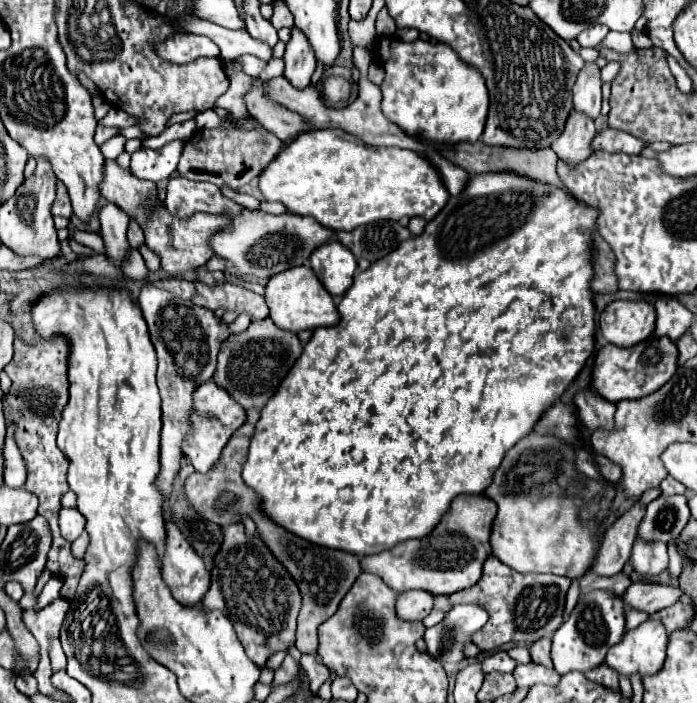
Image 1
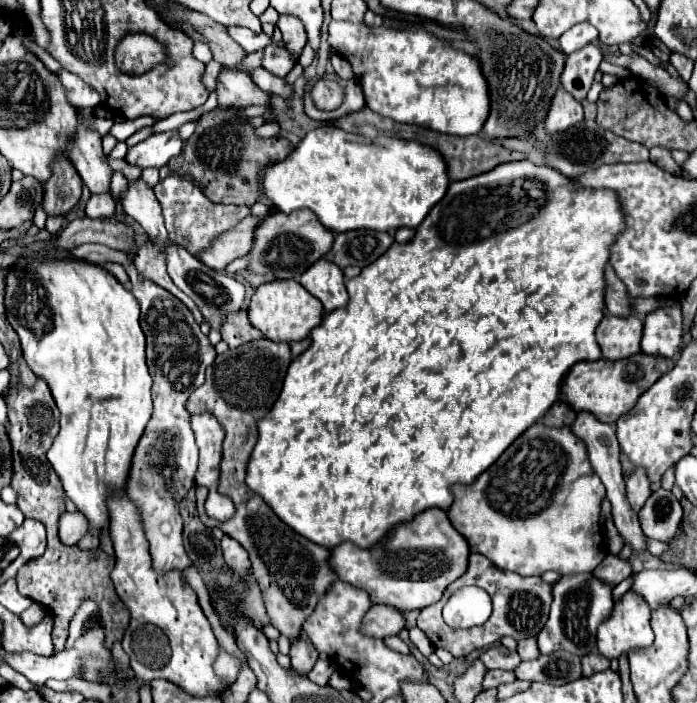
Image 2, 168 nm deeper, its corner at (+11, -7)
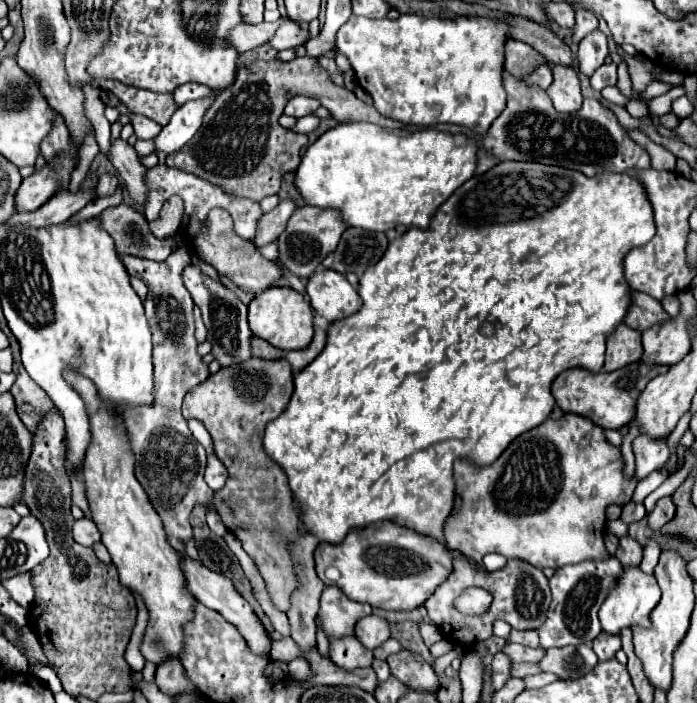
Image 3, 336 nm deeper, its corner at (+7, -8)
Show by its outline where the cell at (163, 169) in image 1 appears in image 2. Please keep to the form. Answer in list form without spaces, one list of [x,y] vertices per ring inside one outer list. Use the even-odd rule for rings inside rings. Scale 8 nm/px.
[[[178,129],[166,131],[166,133],[154,133],[142,143],[134,145],[128,149],[126,161],[130,165],[140,165],[142,169],[146,167],[164,167],[172,157],[180,155],[182,151],[182,139]]]

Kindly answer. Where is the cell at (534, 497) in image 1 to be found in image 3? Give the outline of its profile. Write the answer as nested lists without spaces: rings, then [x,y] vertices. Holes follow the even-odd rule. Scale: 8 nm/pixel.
[[[564,414],[560,420],[548,418],[540,426],[520,434],[490,466],[476,468],[466,460],[454,462],[454,484],[456,494],[462,496],[462,508],[444,524],[446,544],[476,562],[484,554],[496,552],[508,560],[524,560],[538,570],[558,570],[566,564],[610,558],[604,546],[606,508],[608,504],[630,502],[636,488],[636,480],[626,480],[622,474],[620,450],[612,450],[604,442],[604,430],[578,414]]]

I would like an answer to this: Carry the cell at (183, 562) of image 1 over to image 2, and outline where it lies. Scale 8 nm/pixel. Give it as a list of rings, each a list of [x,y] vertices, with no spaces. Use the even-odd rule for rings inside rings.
[[[94,243],[72,249],[72,255],[94,263],[120,263],[130,275],[132,293],[140,303],[140,325],[146,335],[148,367],[154,379],[152,417],[144,429],[144,437],[140,437],[136,445],[136,453],[132,455],[132,469],[128,473],[126,493],[130,495],[130,499],[136,501],[136,505],[140,505],[154,569],[160,573],[172,569],[184,571],[192,565],[192,561],[188,561],[188,555],[184,553],[182,517],[178,513],[178,505],[194,485],[194,473],[198,465],[198,447],[194,443],[190,415],[184,405],[190,393],[204,383],[204,371],[216,359],[216,351],[210,345],[208,337],[200,331],[200,325],[194,321],[188,307],[170,291],[140,275],[130,255]]]

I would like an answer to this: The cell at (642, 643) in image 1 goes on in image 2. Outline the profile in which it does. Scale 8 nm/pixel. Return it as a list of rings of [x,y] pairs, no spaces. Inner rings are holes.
[[[626,591],[618,601],[614,601],[608,621],[600,623],[598,629],[598,651],[616,659],[632,649],[648,647],[654,641],[650,629],[650,609],[644,597]]]

